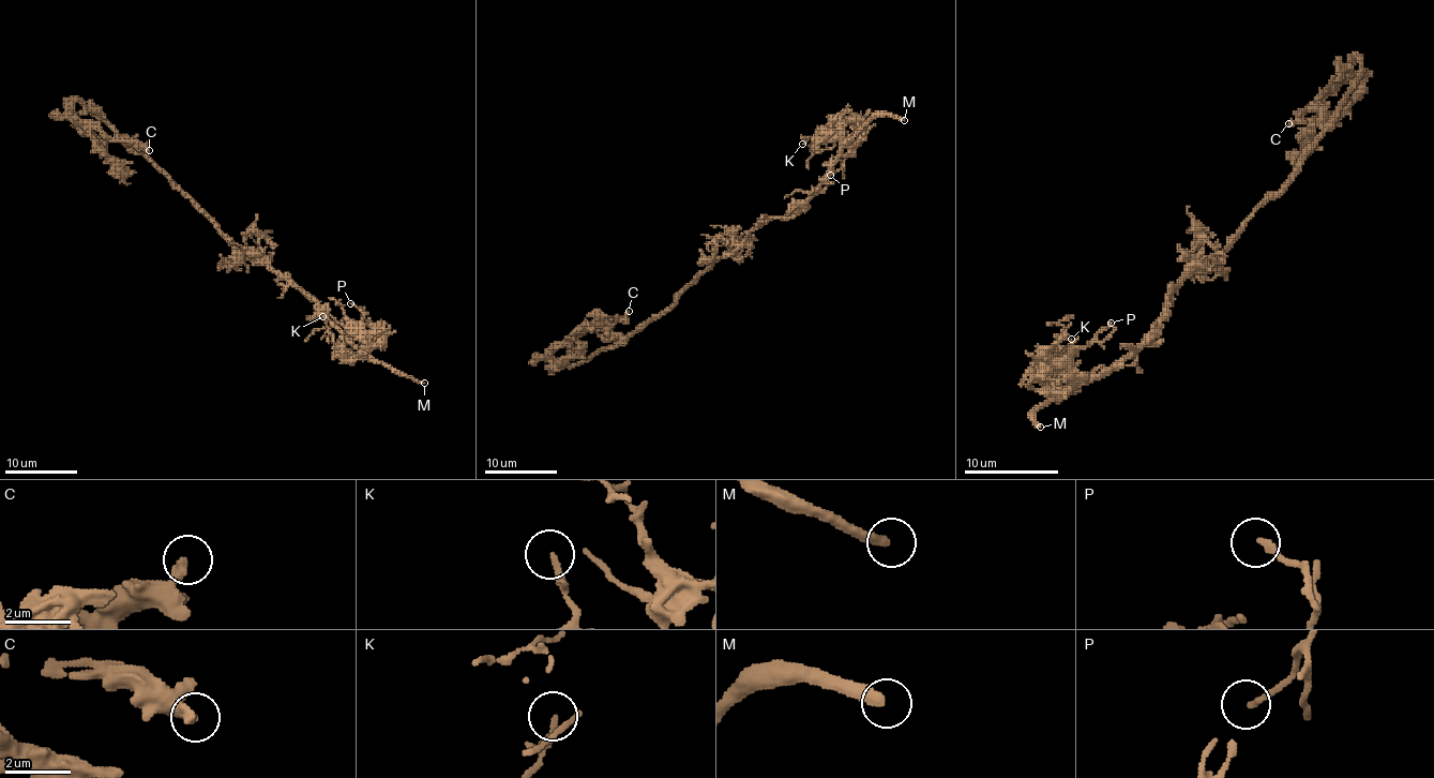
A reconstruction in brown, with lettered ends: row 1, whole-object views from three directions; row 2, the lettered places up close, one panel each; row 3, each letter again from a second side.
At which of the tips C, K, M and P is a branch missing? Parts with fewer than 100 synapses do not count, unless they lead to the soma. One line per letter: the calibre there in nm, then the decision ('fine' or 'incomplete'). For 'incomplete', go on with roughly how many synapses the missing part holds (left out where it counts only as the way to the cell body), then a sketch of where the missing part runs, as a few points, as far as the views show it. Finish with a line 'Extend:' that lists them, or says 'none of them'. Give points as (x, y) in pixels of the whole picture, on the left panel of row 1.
C: 320 nm | fine
K: 120 nm | fine
M: 360 nm | incomplete
P: 180 nm | fine
Extend: M

